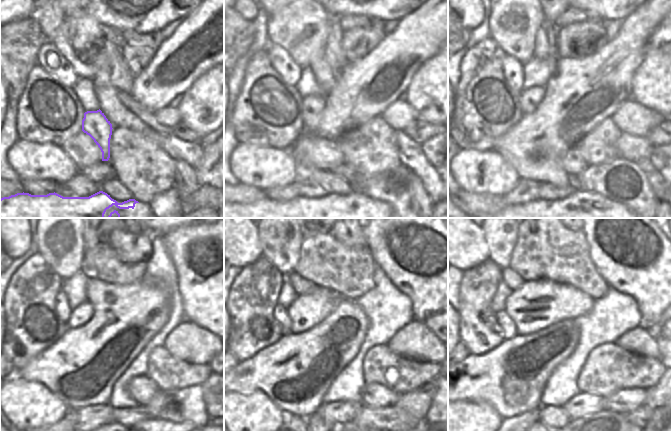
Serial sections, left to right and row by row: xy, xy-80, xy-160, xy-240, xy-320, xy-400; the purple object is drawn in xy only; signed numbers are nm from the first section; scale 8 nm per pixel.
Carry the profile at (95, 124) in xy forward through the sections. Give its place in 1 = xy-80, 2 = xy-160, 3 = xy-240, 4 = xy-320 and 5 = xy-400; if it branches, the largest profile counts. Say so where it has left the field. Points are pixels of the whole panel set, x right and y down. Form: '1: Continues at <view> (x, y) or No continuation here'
1: Continues at xy-80 (312, 105)
2: Continues at xy-160 (530, 98)
3: Continues at xy-240 (79, 316)
4: Continues at xy-320 (306, 311)
5: Continues at xy-400 (535, 305)

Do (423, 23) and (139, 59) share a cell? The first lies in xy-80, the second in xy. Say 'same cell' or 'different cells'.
different cells

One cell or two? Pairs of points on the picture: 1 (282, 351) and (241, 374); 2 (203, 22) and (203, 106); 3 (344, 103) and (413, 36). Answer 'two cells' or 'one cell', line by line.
1: one cell
2: two cells
3: one cell

